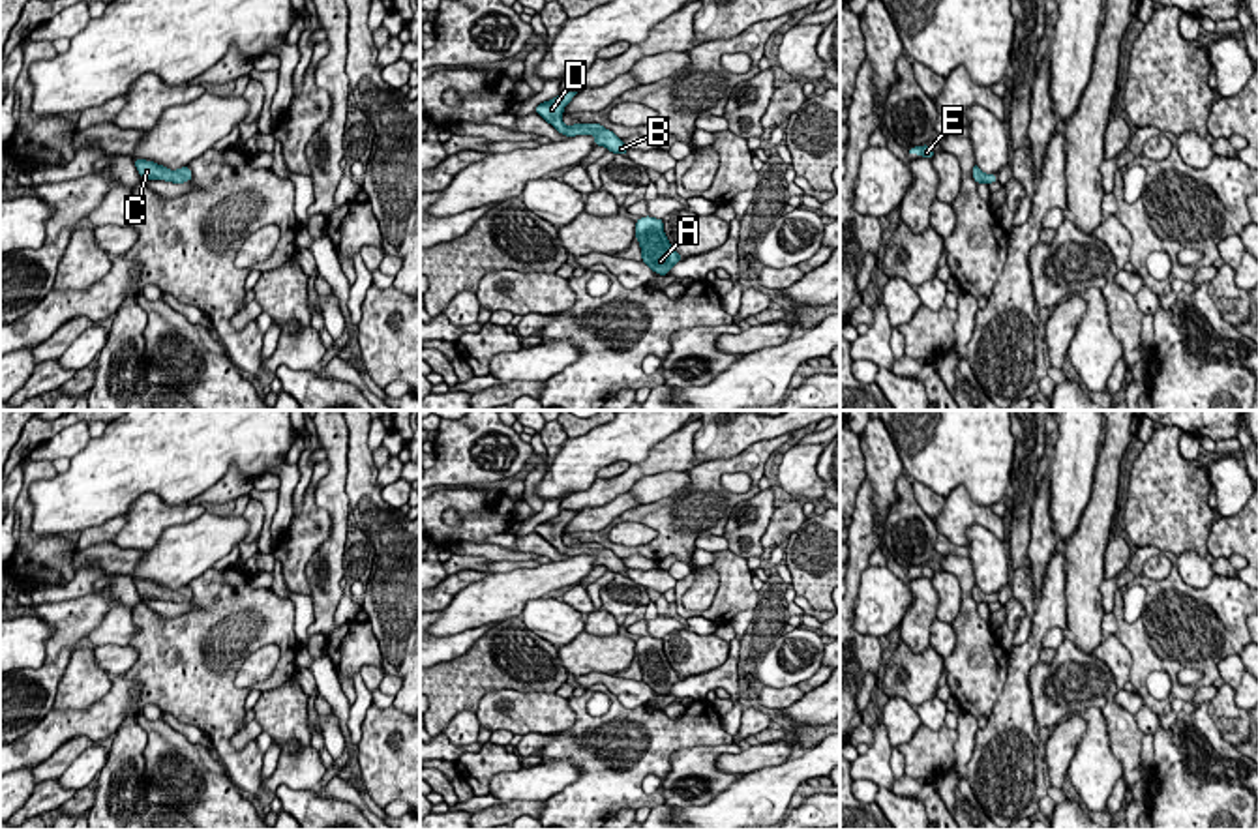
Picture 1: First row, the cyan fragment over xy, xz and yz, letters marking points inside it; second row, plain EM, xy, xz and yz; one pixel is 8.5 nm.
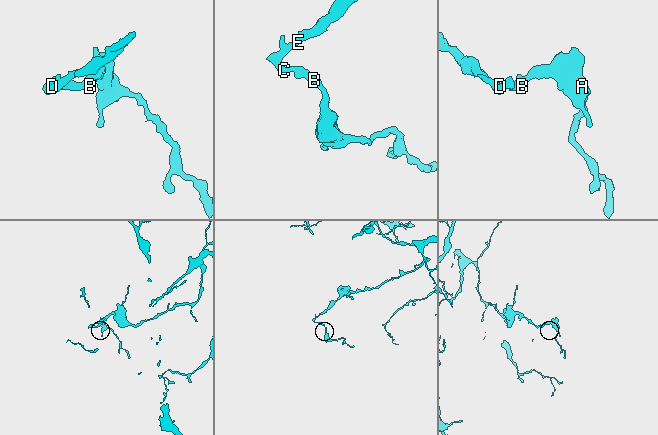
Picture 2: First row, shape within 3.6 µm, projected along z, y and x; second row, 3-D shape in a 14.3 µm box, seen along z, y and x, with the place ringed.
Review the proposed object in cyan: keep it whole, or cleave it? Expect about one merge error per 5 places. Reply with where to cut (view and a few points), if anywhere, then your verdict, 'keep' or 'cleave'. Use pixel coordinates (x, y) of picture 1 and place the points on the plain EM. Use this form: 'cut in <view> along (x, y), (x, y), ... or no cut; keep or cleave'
no cut; keep

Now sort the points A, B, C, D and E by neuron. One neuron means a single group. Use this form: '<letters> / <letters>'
A B C D E

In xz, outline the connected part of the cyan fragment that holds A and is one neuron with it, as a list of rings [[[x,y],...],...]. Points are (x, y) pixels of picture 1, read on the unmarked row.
[[[639,637],[636,641],[636,658],[641,667],[641,680],[658,695],[667,695],[682,680],[664,652],[664,639]]]

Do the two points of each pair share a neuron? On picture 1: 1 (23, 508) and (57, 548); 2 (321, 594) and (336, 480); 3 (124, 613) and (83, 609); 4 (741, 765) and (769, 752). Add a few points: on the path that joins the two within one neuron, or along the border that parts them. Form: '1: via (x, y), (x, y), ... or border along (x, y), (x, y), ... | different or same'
1: via (25, 521), (25, 531), (44, 548) | same
2: via (329, 566), (330, 551), (338, 538), (338, 508) | same
3: border along (134, 606), (115, 606), (87, 637) | different
4: via (748, 759), (762, 755) | same

